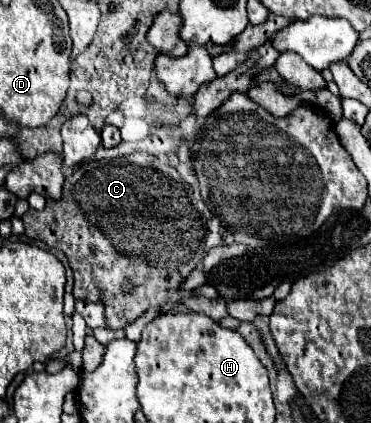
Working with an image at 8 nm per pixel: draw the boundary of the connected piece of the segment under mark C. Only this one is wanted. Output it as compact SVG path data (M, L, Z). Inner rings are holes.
M131 153L125 157L101 161L91 159L79 165L65 179L61 201L47 201L47 207L43 211L29 209L21 219L25 225L25 235L29 239L39 239L47 247L59 249L67 255L69 265L75 273L75 299L97 303L101 287L107 329L123 329L141 317L149 307L167 303L167 293L177 291L203 259L207 221L211 219L211 211L207 209L203 197L195 191L199 189L179 177L177 169L161 163L149 153ZM125 281L133 285L133 293L121 293L121 285L125 285Z

